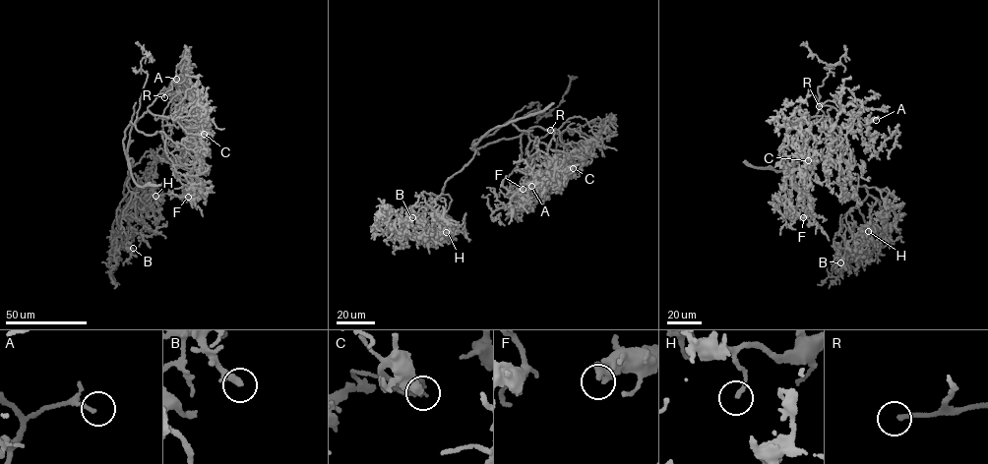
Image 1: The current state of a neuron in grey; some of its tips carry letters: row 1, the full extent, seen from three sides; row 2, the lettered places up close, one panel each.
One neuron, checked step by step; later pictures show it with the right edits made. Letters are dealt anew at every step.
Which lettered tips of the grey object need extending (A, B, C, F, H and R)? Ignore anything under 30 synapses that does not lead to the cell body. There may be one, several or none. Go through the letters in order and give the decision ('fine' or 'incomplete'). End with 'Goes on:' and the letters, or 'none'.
A: incomplete
B: incomplete
C: fine
F: fine
H: fine
R: incomplete
Goes on: A, B, R

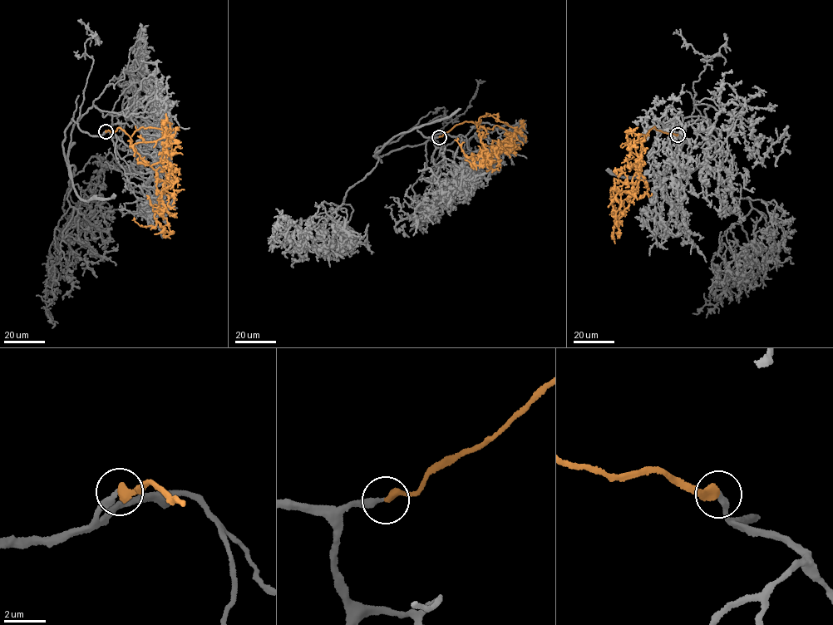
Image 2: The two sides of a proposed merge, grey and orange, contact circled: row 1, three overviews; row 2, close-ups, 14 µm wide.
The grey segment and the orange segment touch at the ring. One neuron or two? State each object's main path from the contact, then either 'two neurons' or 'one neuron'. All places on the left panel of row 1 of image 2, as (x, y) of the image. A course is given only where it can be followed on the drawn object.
course grey (105, 130), (91, 135), (73, 119), (65, 132), (76, 169), (55, 228), (60, 260), (46, 280), (51, 327); course orange (105, 130), (125, 130), (140, 159), (155, 170), (160, 194), (155, 227), (140, 226), (134, 218); one neuron

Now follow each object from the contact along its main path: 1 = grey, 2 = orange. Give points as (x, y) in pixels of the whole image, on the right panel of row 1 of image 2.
1: (677, 135), (688, 121), (708, 122), (702, 164), (751, 207), (740, 224), (749, 243), (724, 297), (692, 313)
2: (677, 135), (654, 126), (649, 130), (638, 155), (637, 186), (623, 202), (617, 226), (615, 205)

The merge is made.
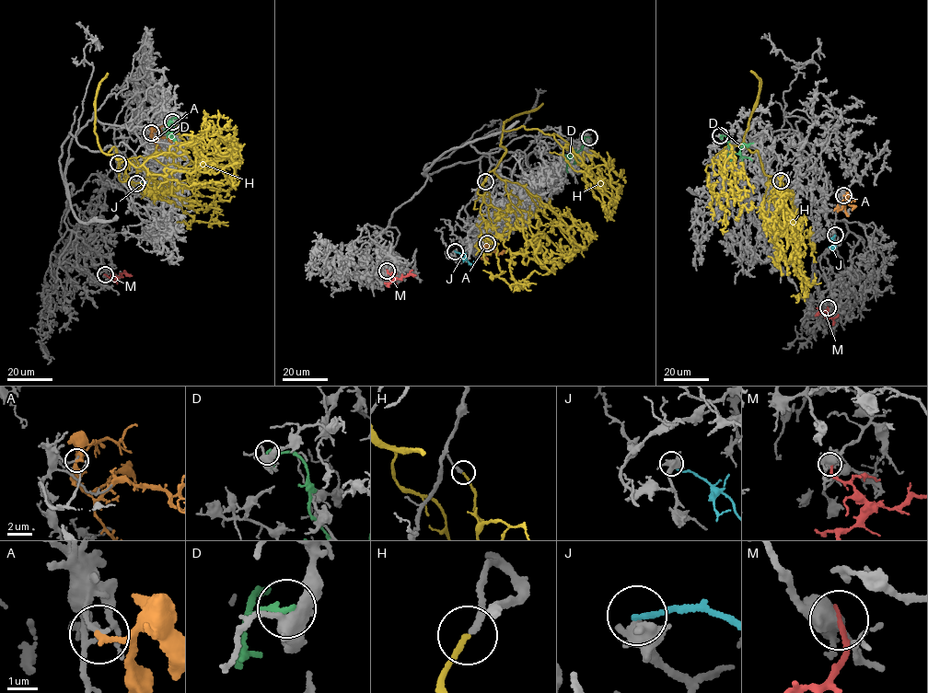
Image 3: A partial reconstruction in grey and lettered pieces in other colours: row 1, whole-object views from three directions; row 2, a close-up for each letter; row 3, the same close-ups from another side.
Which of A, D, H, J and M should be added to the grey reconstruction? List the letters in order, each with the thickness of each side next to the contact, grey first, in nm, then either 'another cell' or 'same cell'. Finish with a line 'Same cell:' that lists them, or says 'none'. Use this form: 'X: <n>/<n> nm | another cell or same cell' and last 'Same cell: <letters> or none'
A: 100/200 nm | another cell
D: 400/180 nm | another cell
H: 180/180 nm | another cell
J: 300/180 nm | another cell
M: 440/240 nm | another cell
Same cell: none

